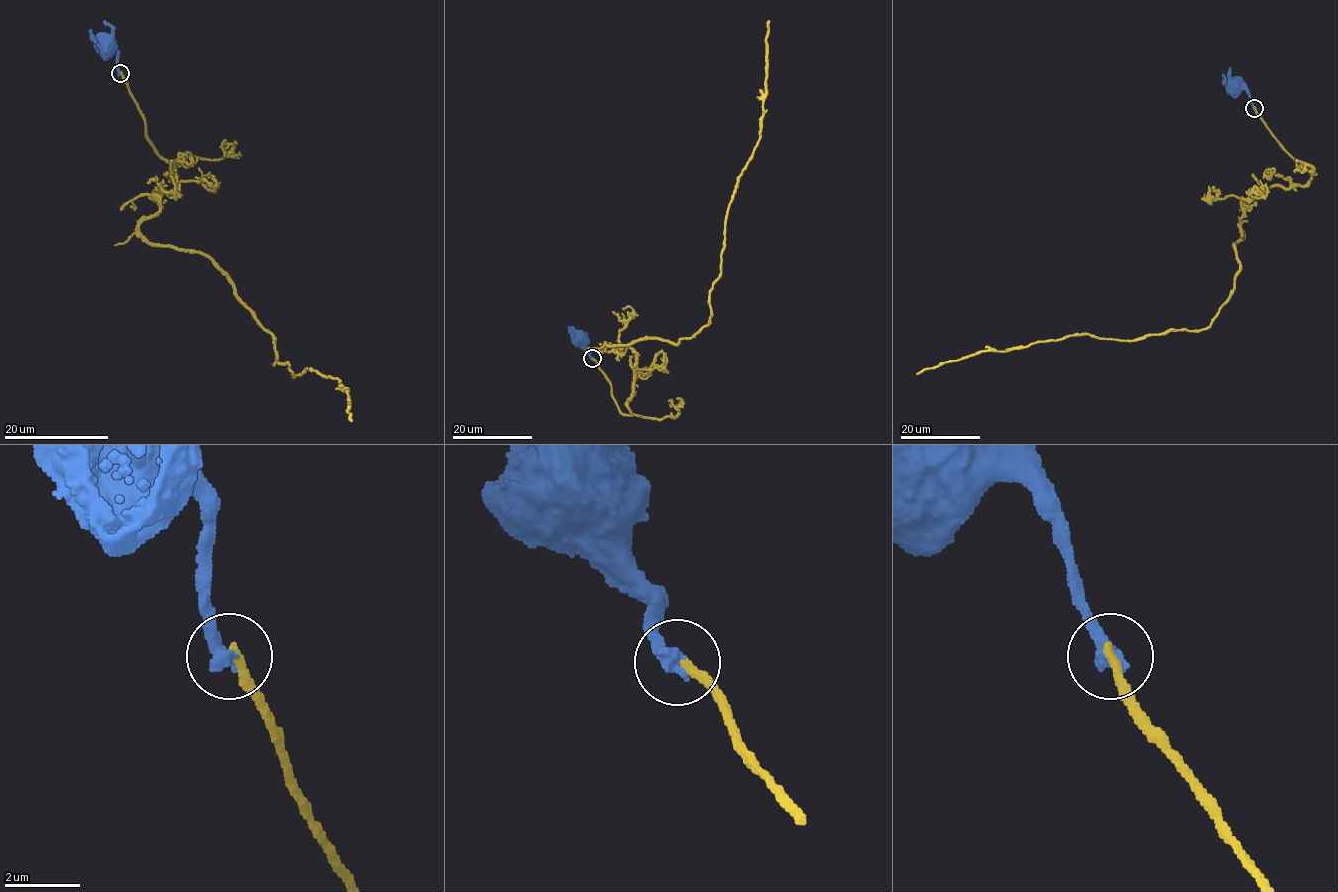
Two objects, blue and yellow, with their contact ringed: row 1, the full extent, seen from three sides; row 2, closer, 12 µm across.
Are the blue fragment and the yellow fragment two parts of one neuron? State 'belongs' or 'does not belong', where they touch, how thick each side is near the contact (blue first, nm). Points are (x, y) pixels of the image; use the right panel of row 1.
does not belong | (1254, 108) | 440/280 nm

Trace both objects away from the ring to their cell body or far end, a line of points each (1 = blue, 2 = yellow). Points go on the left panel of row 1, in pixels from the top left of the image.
1: (121, 74), (118, 54), (105, 44)
2: (121, 74), (178, 188), (139, 231), (203, 252), (272, 335), (274, 364), (337, 378), (352, 421)

